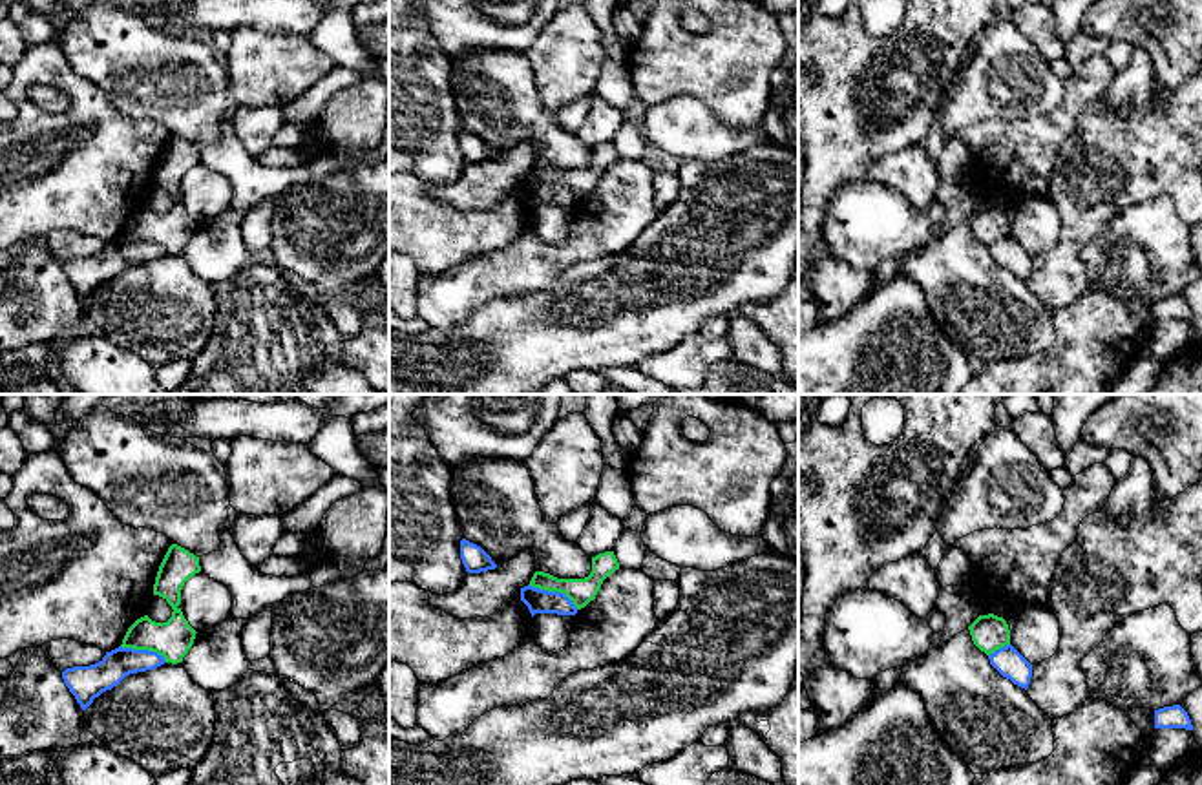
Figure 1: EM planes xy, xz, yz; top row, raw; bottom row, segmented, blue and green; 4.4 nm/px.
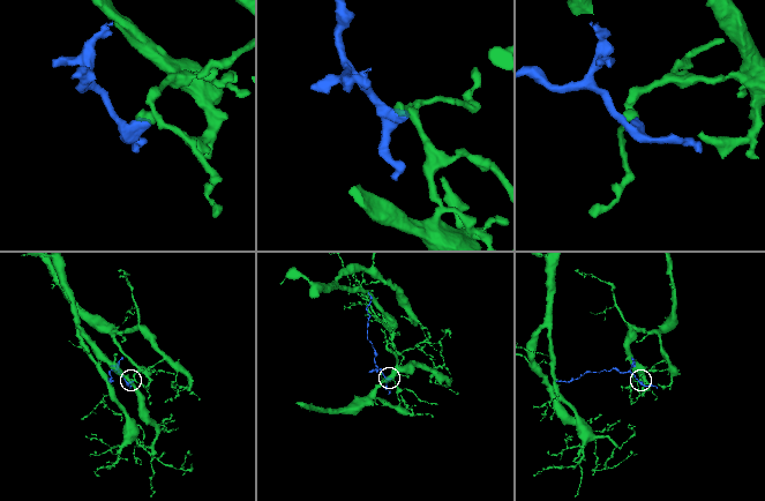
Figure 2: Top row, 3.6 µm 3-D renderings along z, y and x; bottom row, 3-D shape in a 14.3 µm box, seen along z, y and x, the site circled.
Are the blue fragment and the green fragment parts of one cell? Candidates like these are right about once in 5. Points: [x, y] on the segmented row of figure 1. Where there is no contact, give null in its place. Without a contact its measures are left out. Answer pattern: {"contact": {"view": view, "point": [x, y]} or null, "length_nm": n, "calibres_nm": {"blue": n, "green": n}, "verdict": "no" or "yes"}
{"contact": {"view": "xz", "point": [554, 592]}, "length_nm": 240, "calibres_nm": {"blue": 110, "green": 110}, "verdict": "no"}

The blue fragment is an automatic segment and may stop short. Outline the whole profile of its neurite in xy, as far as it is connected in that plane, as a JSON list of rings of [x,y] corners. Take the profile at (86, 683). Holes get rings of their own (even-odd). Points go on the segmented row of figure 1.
[[[115,648],[90,666],[73,666],[62,672],[62,679],[82,710],[95,697],[117,686],[126,675],[153,670],[164,665],[164,657],[150,650]]]

